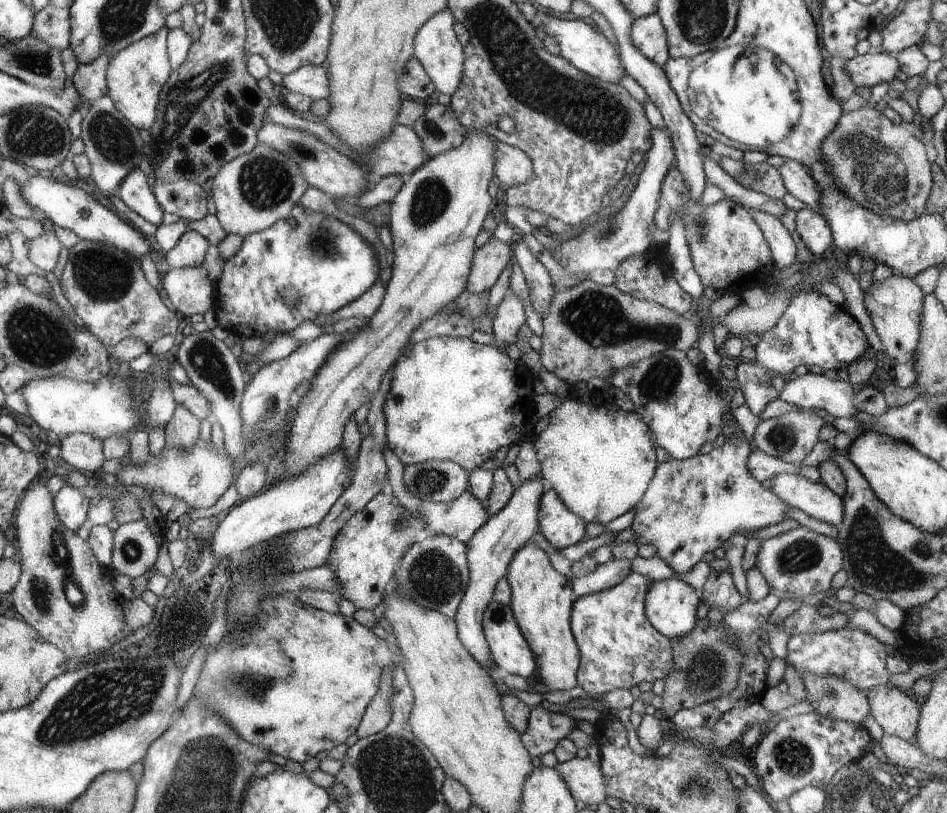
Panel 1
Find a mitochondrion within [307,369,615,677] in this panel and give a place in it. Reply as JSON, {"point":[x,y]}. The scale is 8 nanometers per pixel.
{"point":[433,577]}

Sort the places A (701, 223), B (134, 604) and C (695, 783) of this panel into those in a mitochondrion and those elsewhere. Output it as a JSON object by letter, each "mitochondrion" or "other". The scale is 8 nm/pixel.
{"A":"mitochondrion","B":"other","C":"mitochondrion"}

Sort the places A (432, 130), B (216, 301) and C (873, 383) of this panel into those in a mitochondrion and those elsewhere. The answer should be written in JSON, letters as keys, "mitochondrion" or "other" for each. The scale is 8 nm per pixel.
{"A":"mitochondrion","B":"other","C":"other"}

